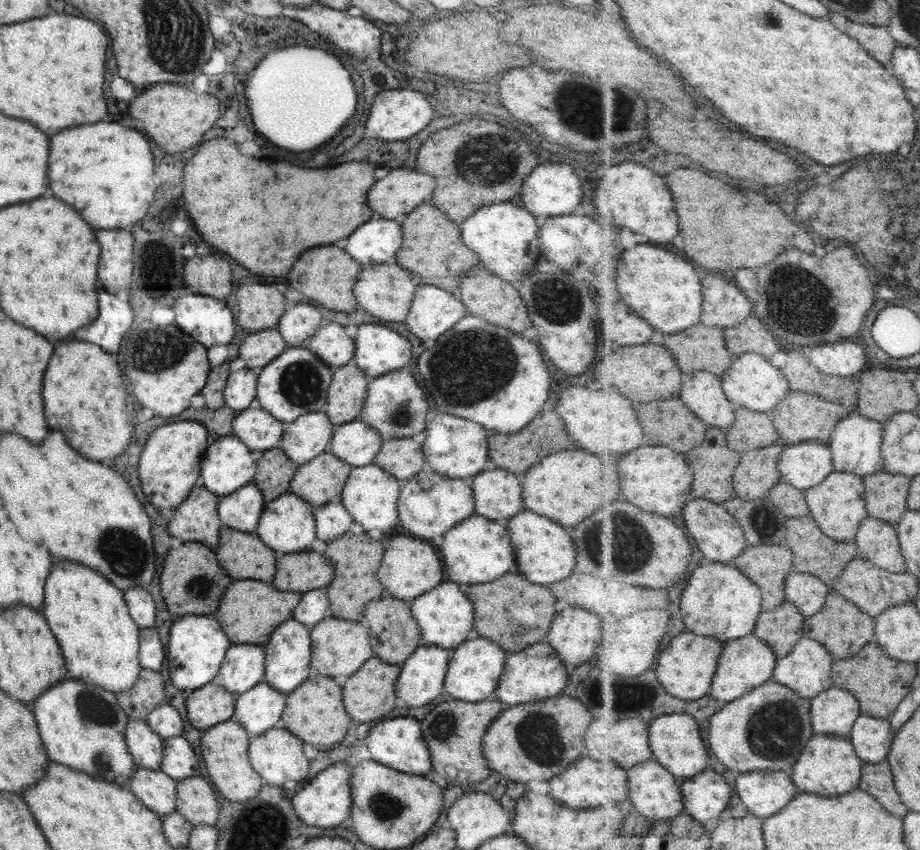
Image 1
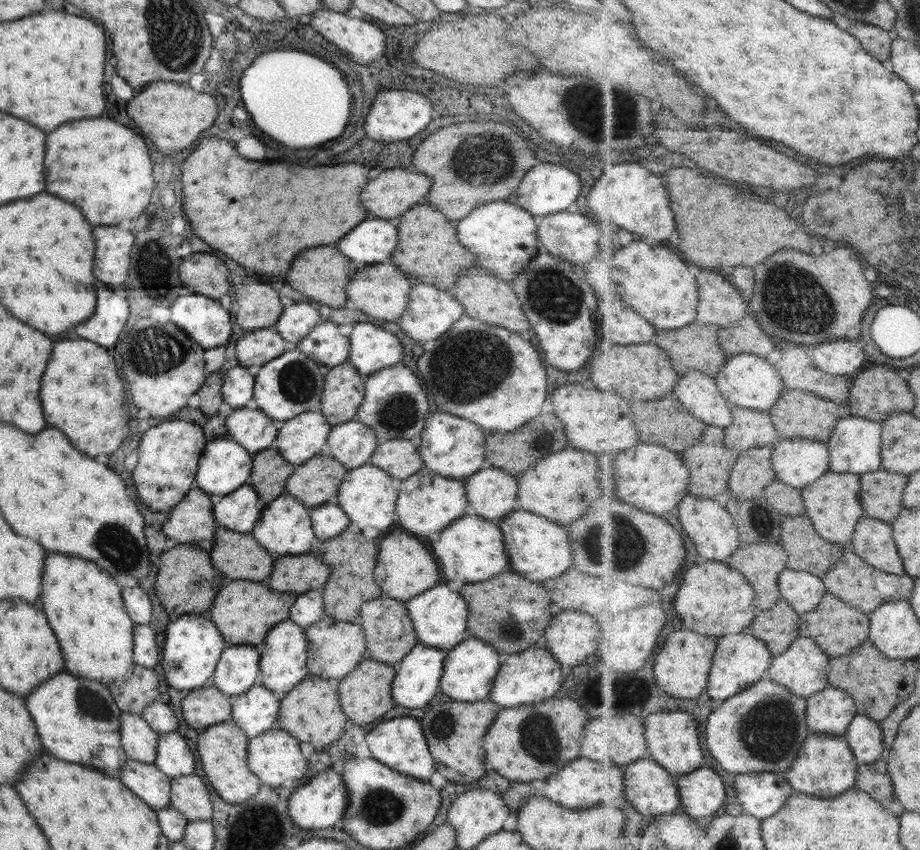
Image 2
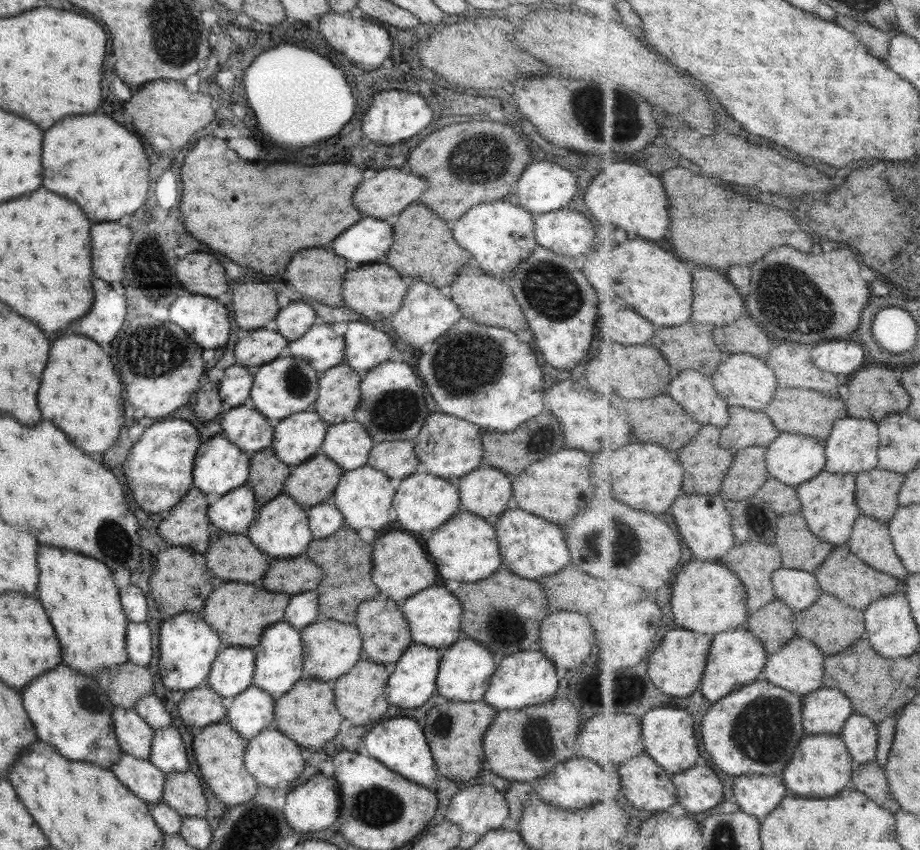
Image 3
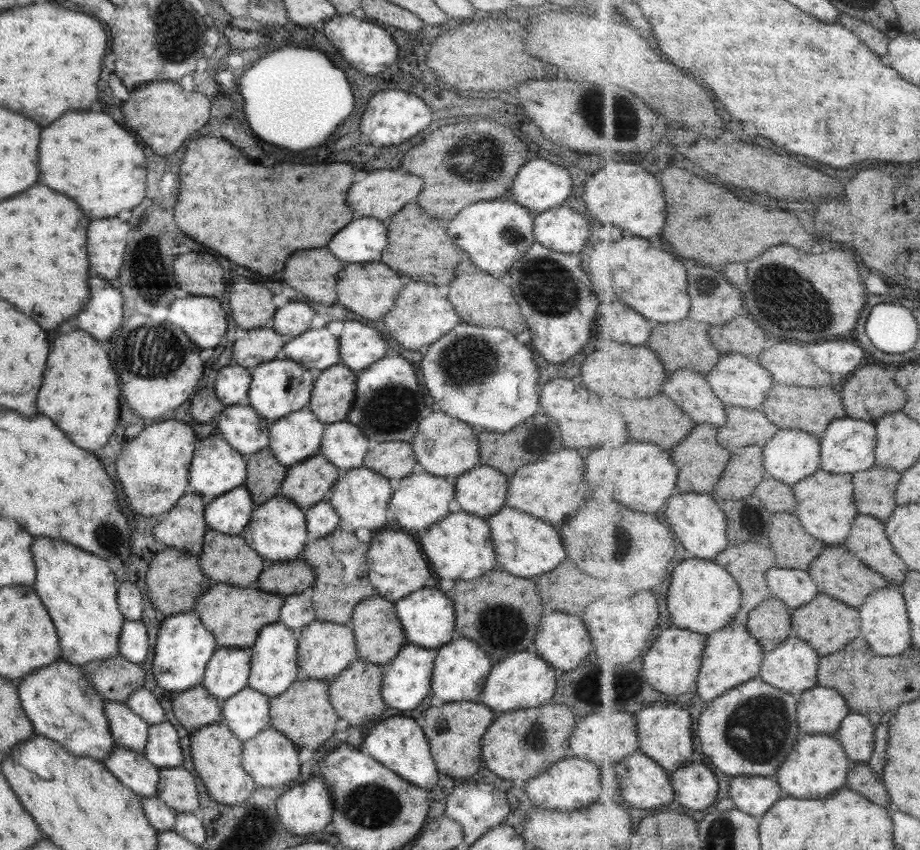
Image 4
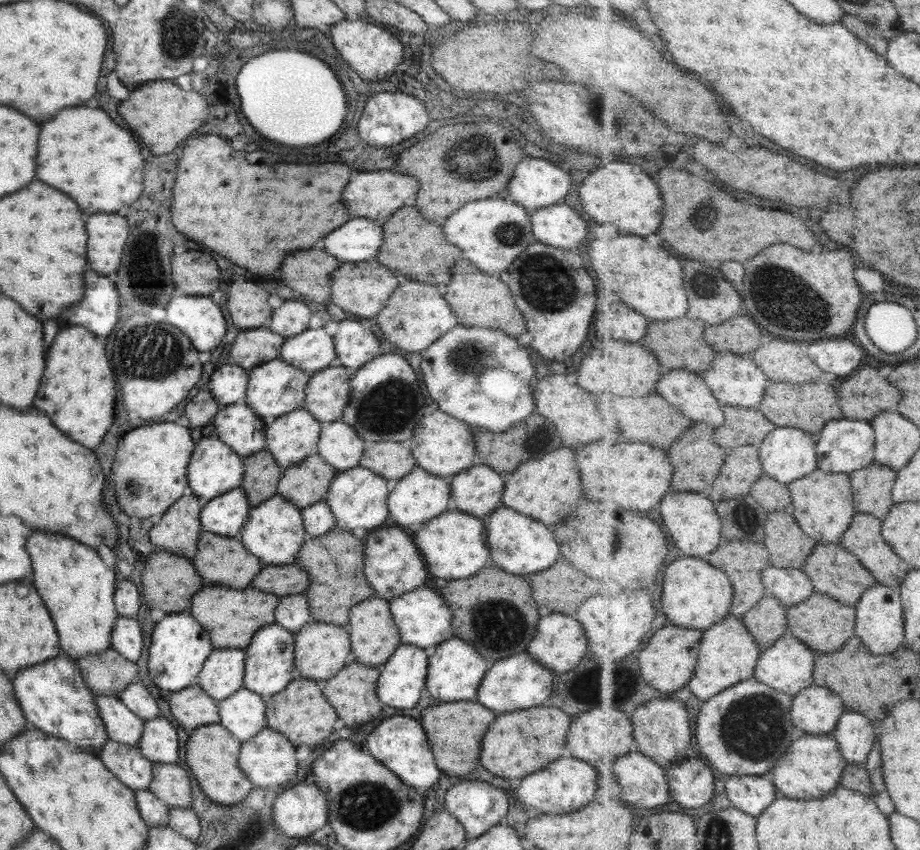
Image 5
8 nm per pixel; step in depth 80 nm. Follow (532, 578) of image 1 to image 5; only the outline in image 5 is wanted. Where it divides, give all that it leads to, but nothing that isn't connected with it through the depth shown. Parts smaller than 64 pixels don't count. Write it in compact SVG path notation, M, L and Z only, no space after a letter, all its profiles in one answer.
M497 506L491 512L481 517L485 532L487 532L487 546L491 554L491 564L507 574L525 574L537 572L550 567L560 559L560 552L547 525L530 519L524 514L515 512L512 508Z

